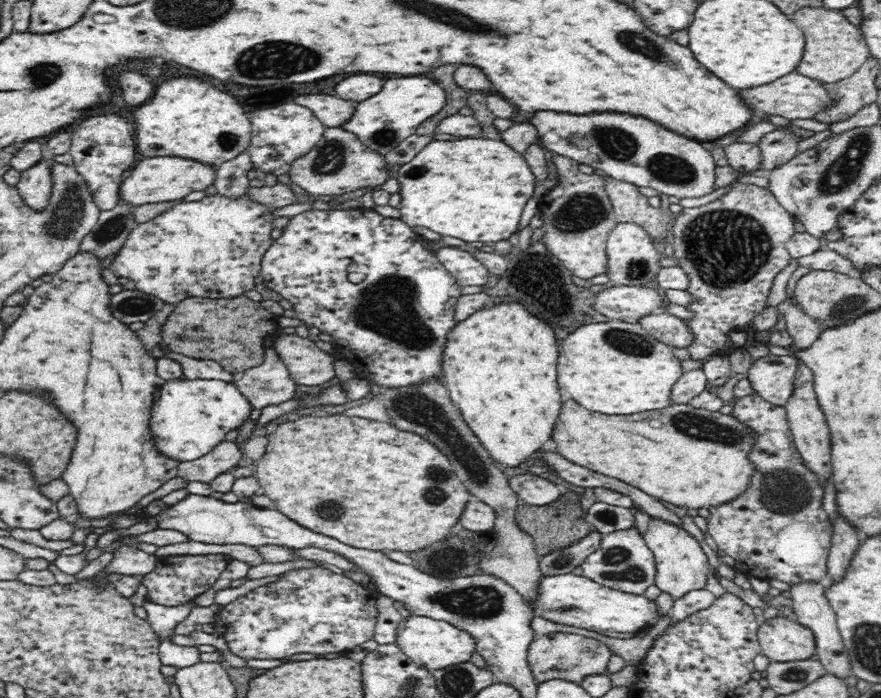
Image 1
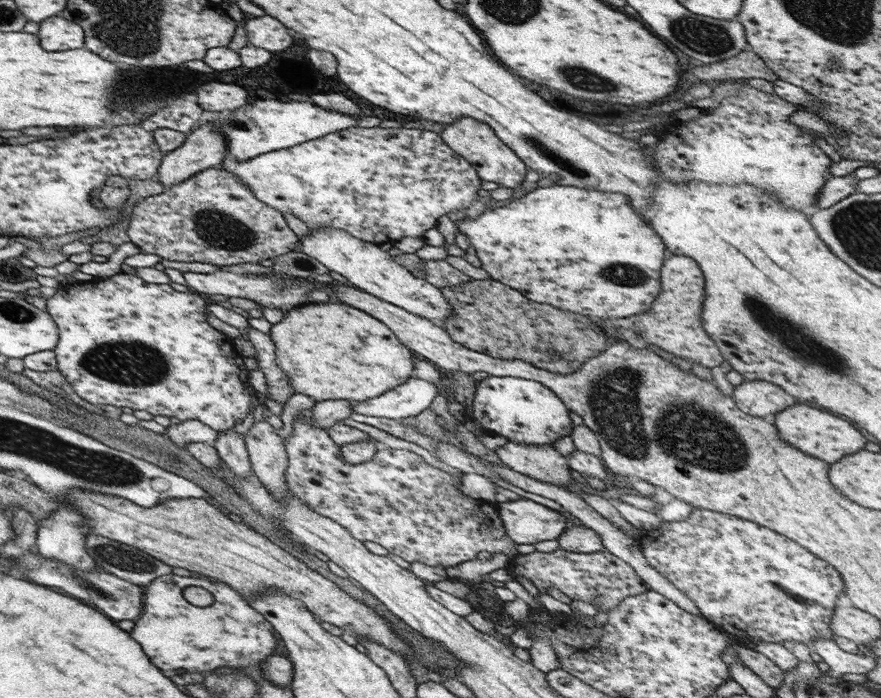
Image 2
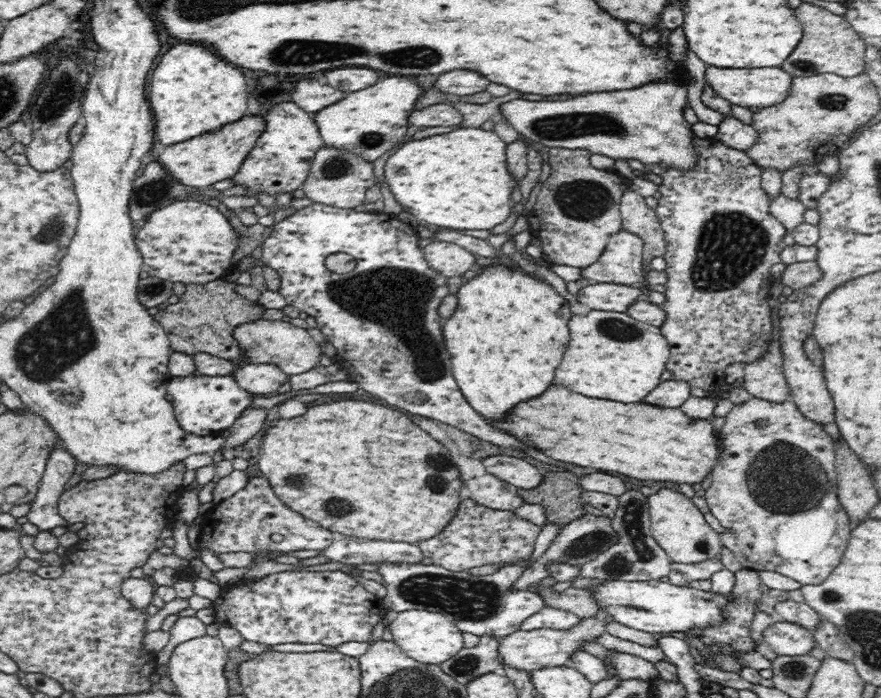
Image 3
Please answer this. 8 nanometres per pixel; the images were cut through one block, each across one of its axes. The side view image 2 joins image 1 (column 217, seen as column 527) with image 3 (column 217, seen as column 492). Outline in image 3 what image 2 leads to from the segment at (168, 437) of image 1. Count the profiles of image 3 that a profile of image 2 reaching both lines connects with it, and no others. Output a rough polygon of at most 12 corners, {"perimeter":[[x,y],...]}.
{"perimeter":[[232,373],[171,378],[167,394],[182,431],[221,434],[244,410],[269,409],[303,394],[360,390],[342,374],[311,390],[262,397]]}

